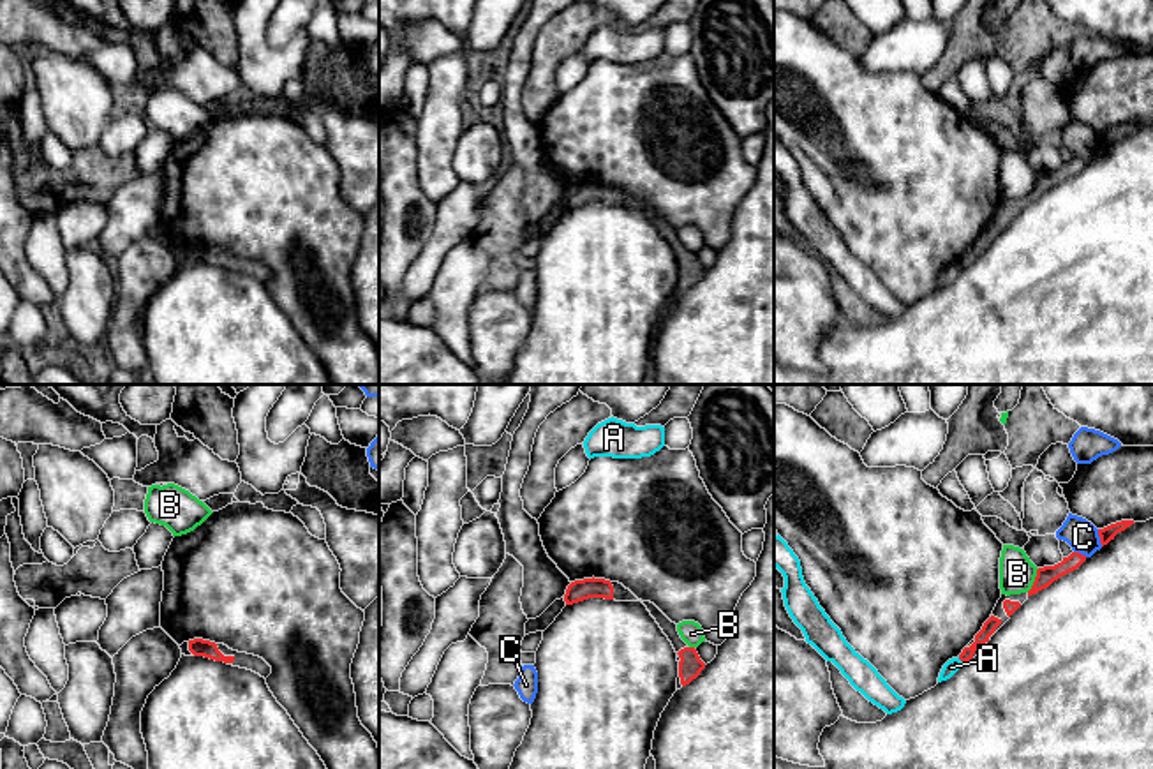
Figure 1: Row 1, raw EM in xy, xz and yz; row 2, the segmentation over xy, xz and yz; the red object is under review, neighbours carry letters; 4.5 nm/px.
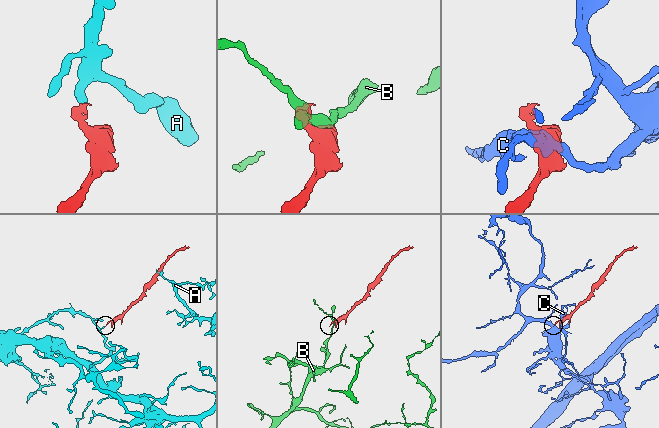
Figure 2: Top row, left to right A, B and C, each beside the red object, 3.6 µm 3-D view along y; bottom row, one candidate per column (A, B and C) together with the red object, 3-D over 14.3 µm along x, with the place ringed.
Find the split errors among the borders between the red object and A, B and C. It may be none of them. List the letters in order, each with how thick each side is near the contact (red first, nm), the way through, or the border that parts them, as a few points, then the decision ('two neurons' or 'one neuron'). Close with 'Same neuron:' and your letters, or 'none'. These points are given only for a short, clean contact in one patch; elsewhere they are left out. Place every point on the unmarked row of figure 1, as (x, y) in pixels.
A: calibres 70 and 70 nm; border yz (958, 261), (963, 267); two neurons
B: calibres 90 and 160 nm; two neurons
C: calibres 70 and 140 nm; two neurons
Same neuron: none

